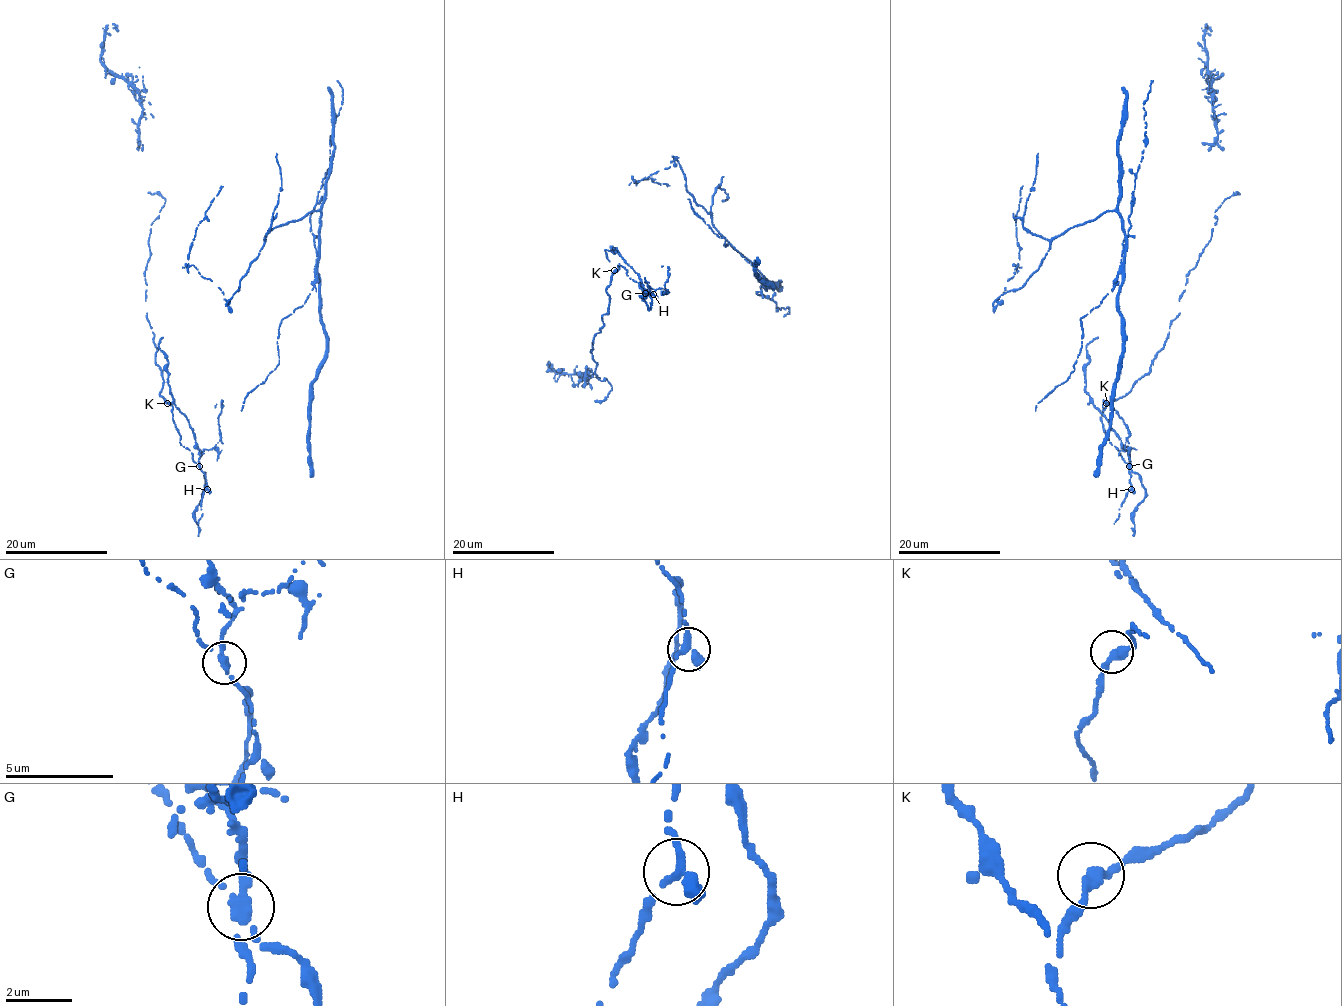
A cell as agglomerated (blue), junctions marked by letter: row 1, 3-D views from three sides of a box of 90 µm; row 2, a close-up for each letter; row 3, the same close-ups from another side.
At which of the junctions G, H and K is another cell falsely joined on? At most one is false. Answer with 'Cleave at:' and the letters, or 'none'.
Cleave at: G

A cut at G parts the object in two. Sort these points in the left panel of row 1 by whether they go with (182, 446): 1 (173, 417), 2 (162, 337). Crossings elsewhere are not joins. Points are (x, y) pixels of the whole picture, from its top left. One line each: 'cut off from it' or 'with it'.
1: with it
2: cut off from it

